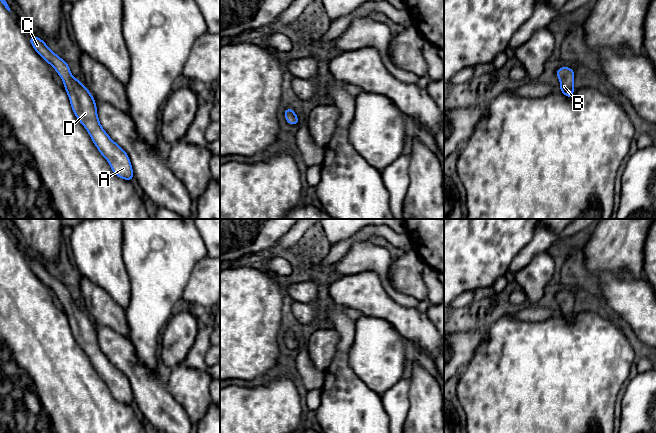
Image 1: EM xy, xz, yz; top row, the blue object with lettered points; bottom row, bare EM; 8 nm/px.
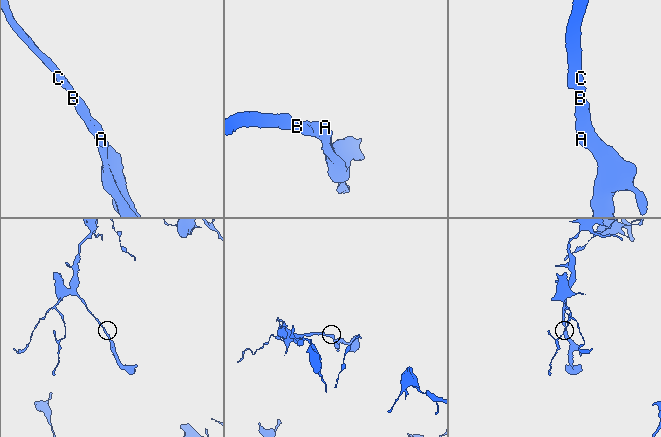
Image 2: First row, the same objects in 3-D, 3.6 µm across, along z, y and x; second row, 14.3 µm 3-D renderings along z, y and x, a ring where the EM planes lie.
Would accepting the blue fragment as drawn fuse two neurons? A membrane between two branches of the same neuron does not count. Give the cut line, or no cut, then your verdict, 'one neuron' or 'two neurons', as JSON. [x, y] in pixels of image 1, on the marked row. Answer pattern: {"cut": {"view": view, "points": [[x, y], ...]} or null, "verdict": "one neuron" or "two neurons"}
{"cut": null, "verdict": "one neuron"}

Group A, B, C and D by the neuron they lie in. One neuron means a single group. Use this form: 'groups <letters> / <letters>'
groups A B C D

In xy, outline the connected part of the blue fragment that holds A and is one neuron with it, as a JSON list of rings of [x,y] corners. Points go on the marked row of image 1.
[[[37,36],[28,37],[32,47],[62,78],[74,115],[89,133],[100,154],[108,161],[114,174],[132,181],[134,173],[128,154],[116,143],[101,126],[96,101],[90,91],[72,76],[68,63],[50,50]]]

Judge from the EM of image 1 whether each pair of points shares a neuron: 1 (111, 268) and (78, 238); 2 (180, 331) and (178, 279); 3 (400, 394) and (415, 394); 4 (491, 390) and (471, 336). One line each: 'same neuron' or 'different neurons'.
1: same neuron
2: different neurons
3: different neurons
4: different neurons

